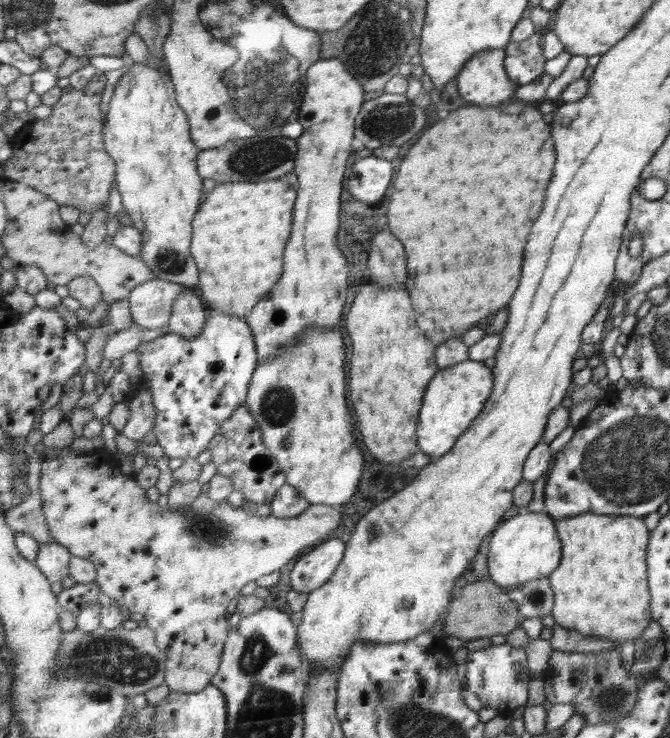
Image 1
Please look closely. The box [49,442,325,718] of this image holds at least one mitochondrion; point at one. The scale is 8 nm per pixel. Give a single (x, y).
(116, 660)

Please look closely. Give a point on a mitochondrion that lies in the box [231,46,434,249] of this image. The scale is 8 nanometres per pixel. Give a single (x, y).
(390, 121)

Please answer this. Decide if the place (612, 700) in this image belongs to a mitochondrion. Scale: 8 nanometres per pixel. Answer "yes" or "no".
yes

